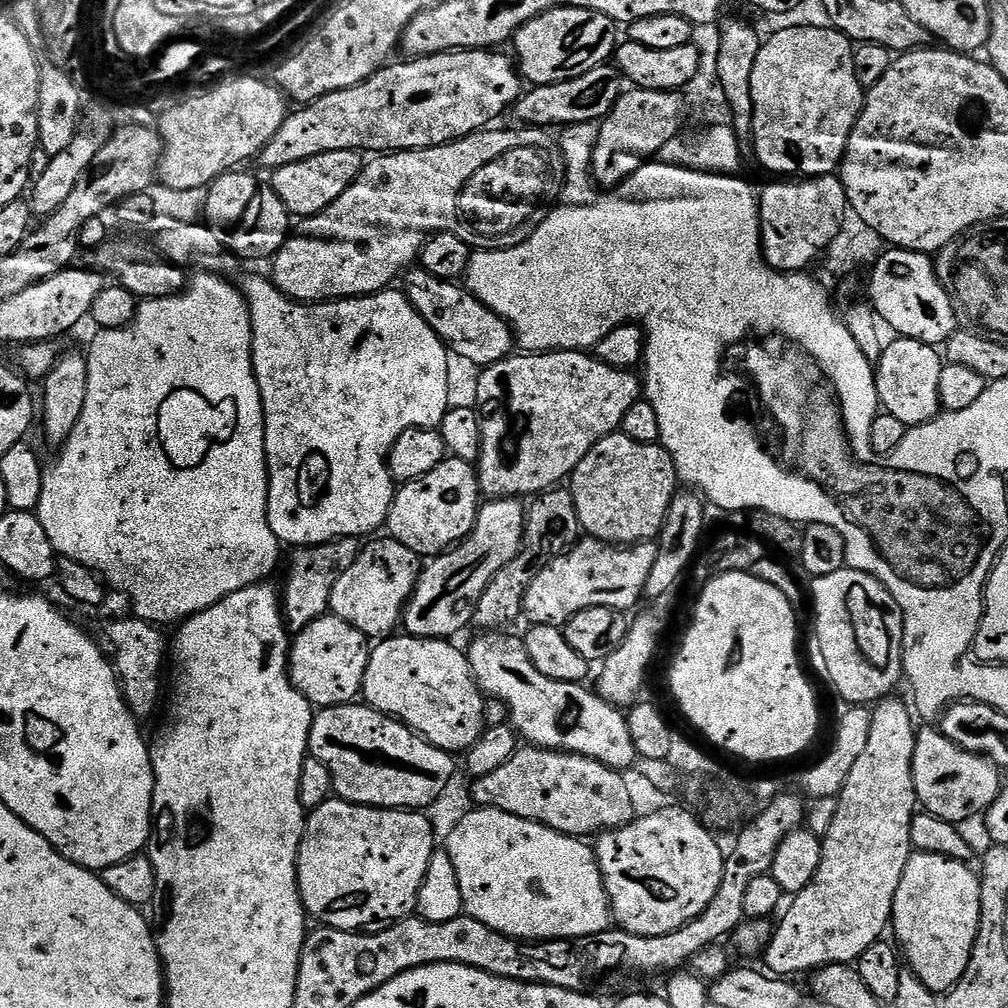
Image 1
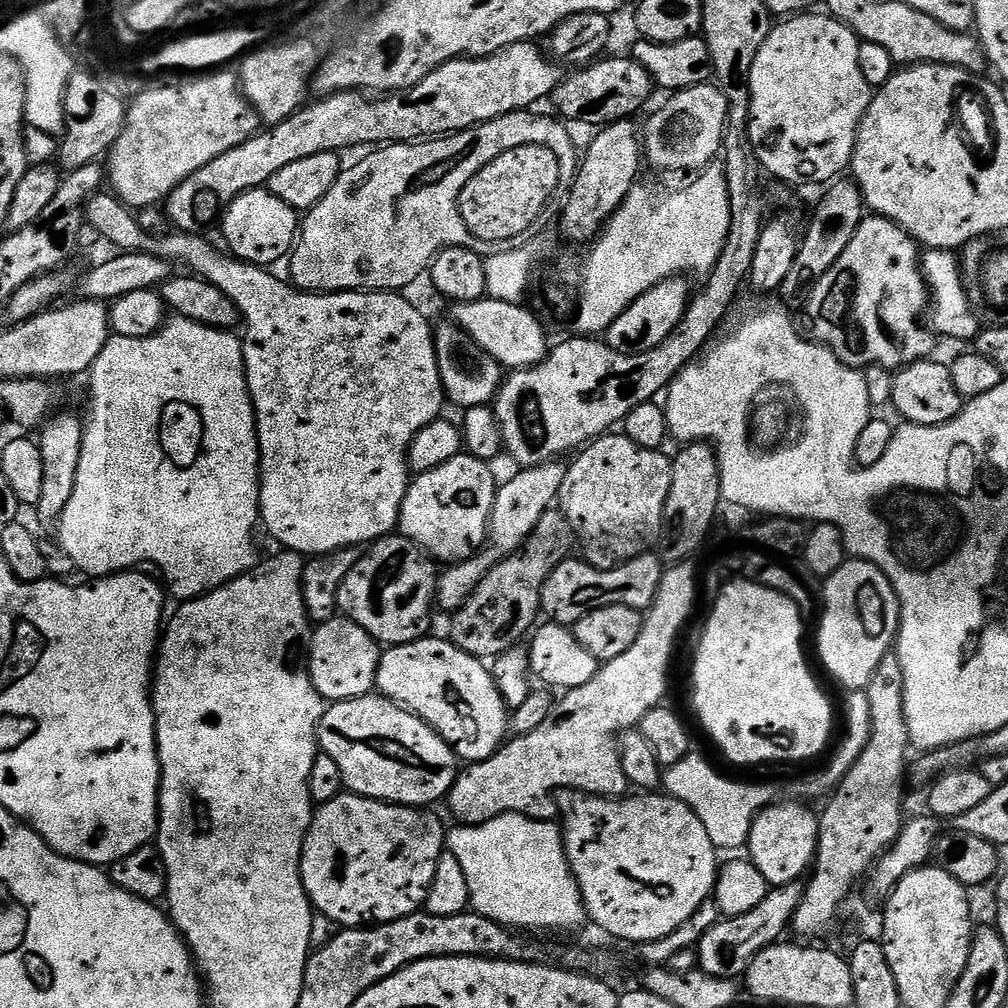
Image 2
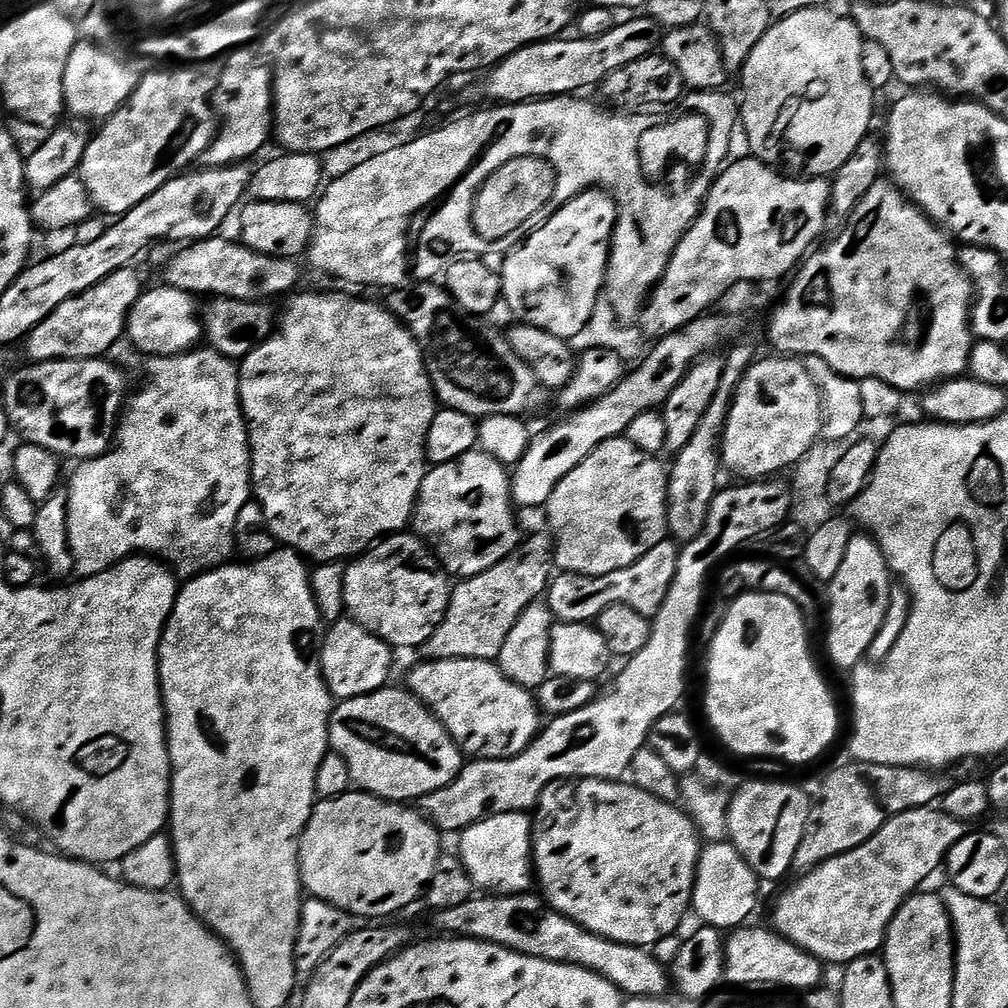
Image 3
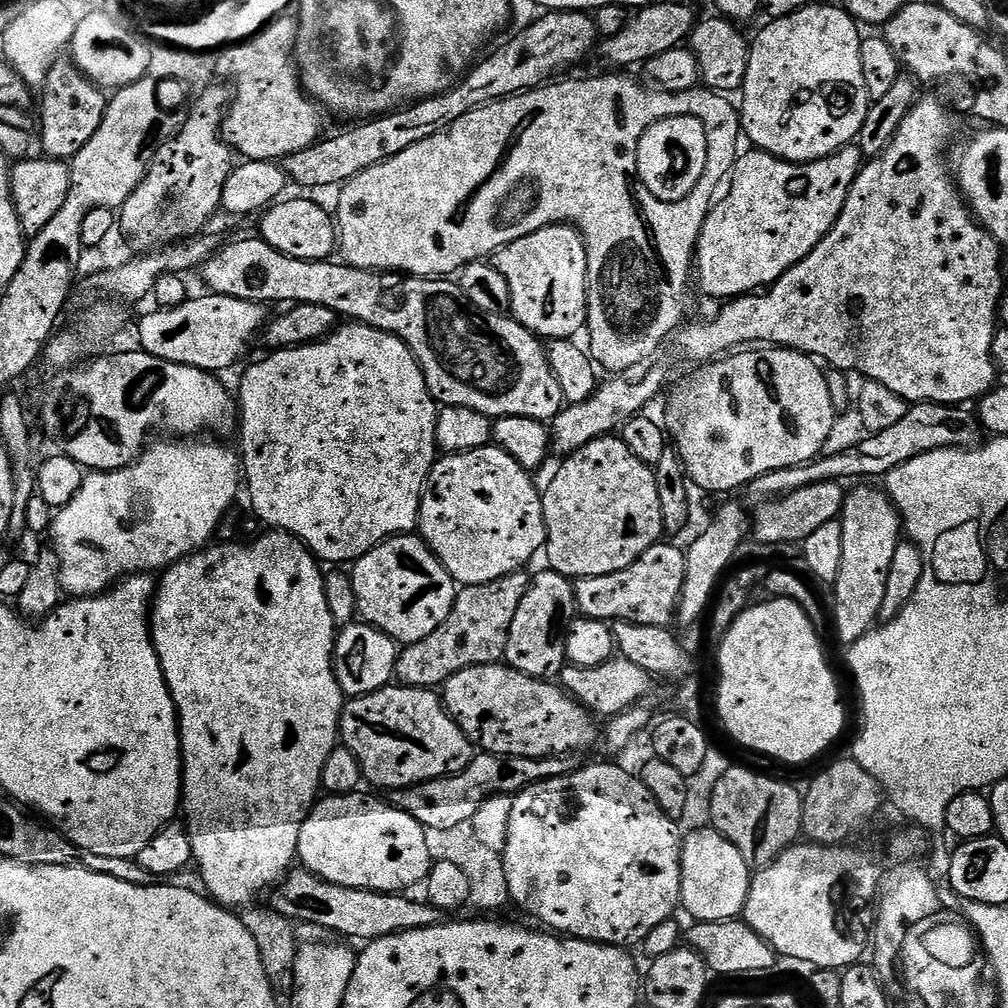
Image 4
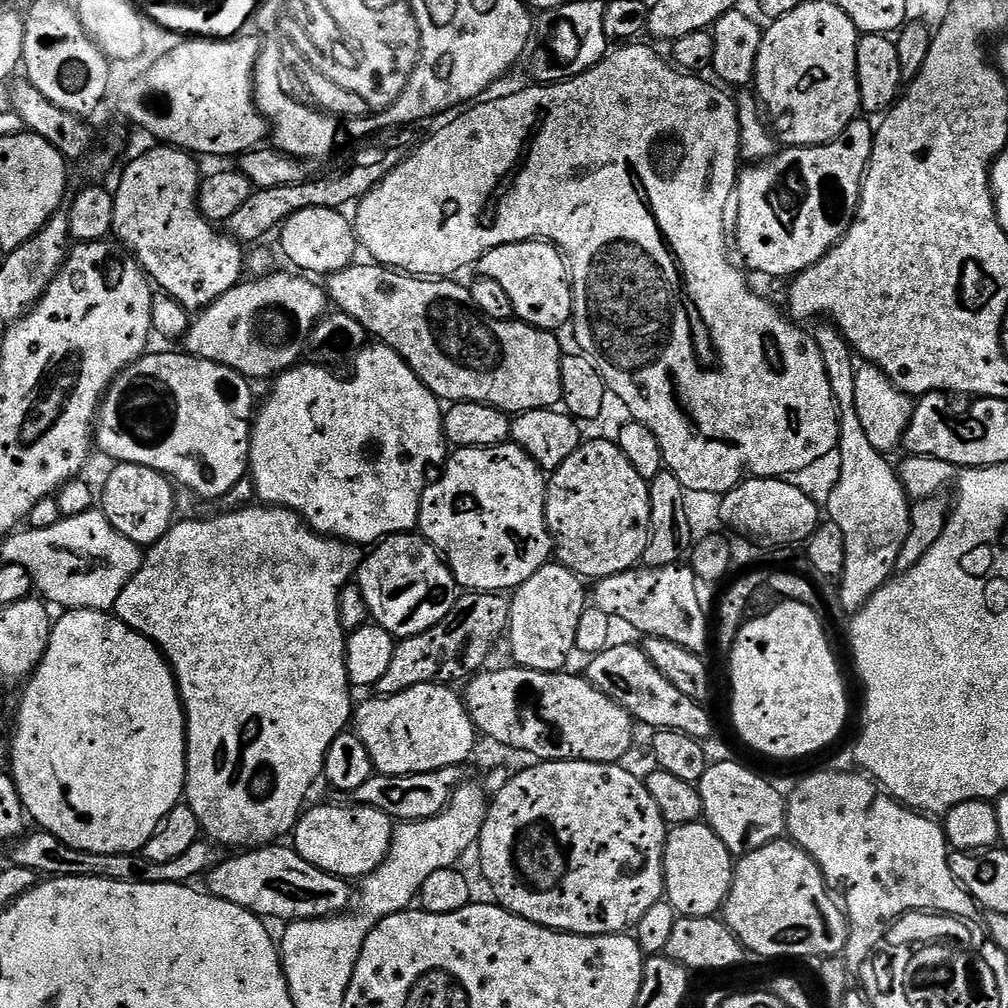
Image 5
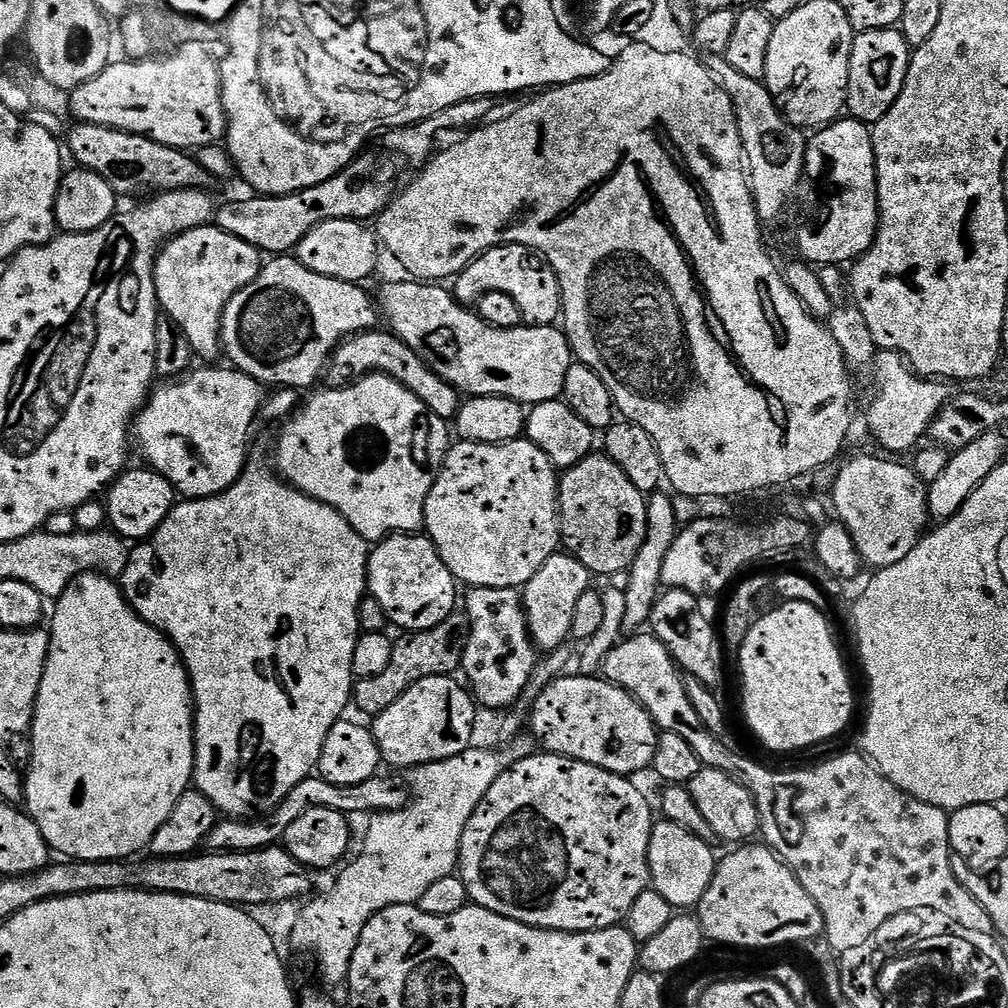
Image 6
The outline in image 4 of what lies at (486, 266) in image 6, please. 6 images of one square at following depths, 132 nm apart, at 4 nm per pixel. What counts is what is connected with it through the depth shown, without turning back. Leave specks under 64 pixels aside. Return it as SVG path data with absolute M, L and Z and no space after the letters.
M551 224L494 253L494 263L510 286L511 315L541 338L571 340L588 319L588 259L584 238L571 224Z

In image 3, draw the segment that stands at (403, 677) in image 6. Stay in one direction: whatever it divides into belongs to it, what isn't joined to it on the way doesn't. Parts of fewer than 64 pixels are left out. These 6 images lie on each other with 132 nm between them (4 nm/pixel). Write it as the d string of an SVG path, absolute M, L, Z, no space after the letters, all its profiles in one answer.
M547 531L536 532L532 537L525 539L516 547L506 558L502 558L502 562L498 562L498 566L490 566L490 570L482 570L482 574L470 576L459 581L460 585L452 588L452 596L448 599L448 609L444 612L442 622L438 626L438 630L434 630L434 634L425 642L422 649L424 660L491 660L495 661L499 657L502 650L502 642L506 642L506 634L510 634L510 630L514 630L514 622L518 622L518 618L522 618L524 611L531 605L537 603L547 593L548 586L552 582L554 575L554 541Z

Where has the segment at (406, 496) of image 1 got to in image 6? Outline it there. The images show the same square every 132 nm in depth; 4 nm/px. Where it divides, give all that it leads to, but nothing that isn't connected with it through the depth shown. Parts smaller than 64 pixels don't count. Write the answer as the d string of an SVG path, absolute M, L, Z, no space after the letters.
M526 438L511 440L505 444L453 443L449 447L443 468L435 473L432 489L426 498L423 531L438 550L442 562L452 571L453 576L461 585L468 588L491 588L493 590L502 588L523 589L524 585L530 582L530 578L534 578L534 574L538 574L542 562L546 562L546 558L553 556L562 544L560 513L558 511L558 469L550 462L550 458L546 458L546 454L542 454L542 450L538 450L538 446L534 446Z

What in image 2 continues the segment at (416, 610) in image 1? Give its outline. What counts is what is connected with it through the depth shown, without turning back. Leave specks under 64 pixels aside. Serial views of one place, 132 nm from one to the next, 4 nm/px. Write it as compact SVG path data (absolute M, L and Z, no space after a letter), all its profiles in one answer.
M551 460L549 464L520 468L517 476L510 477L505 484L503 481L497 487L492 517L488 519L490 543L468 560L445 567L439 573L434 601L437 609L441 608L445 614L451 614L462 607L468 595L478 586L478 582L486 578L488 571L499 560L505 560L527 542L528 535L538 526L538 518L542 518L542 514L546 514L557 503L565 471L565 465L560 460Z

